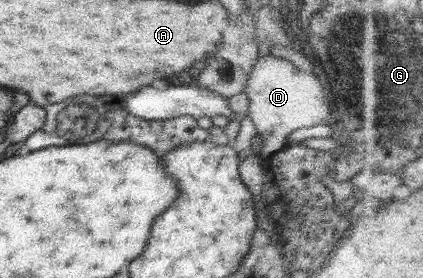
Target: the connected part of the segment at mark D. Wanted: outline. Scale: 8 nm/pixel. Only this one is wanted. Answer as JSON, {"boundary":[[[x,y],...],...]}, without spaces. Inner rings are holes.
{"boundary":[[[271,52],[252,61],[241,93],[249,102],[246,115],[254,124],[256,134],[261,137],[260,156],[263,159],[286,146],[286,136],[293,130],[335,123],[333,110],[329,112],[330,103],[325,99],[323,88],[315,75],[307,74]]]}

